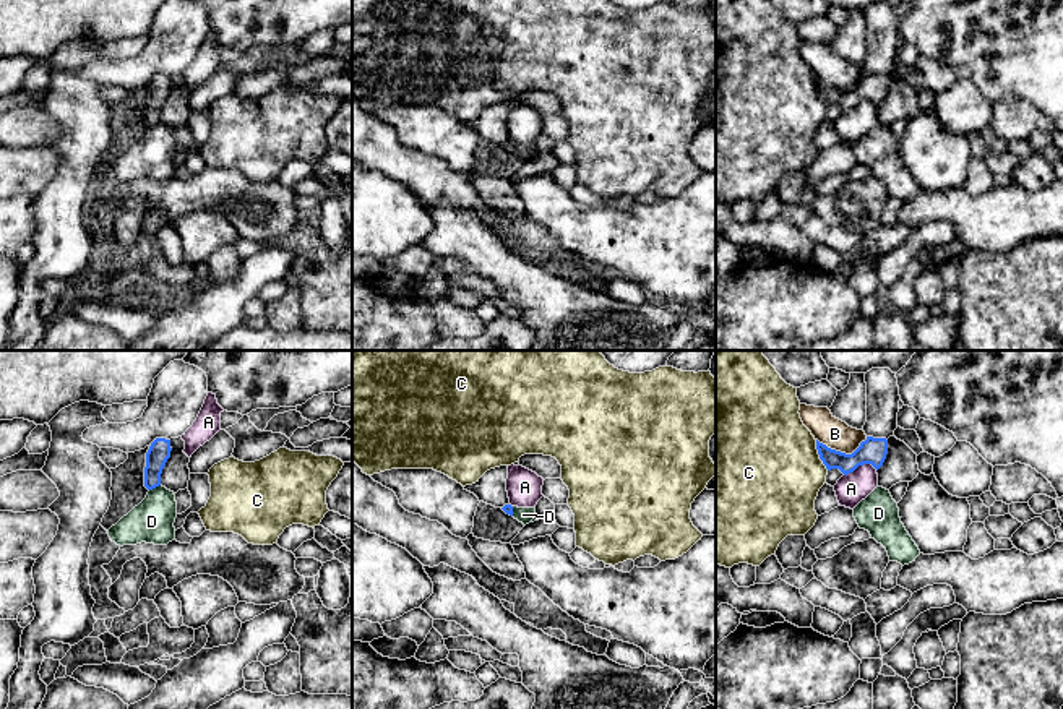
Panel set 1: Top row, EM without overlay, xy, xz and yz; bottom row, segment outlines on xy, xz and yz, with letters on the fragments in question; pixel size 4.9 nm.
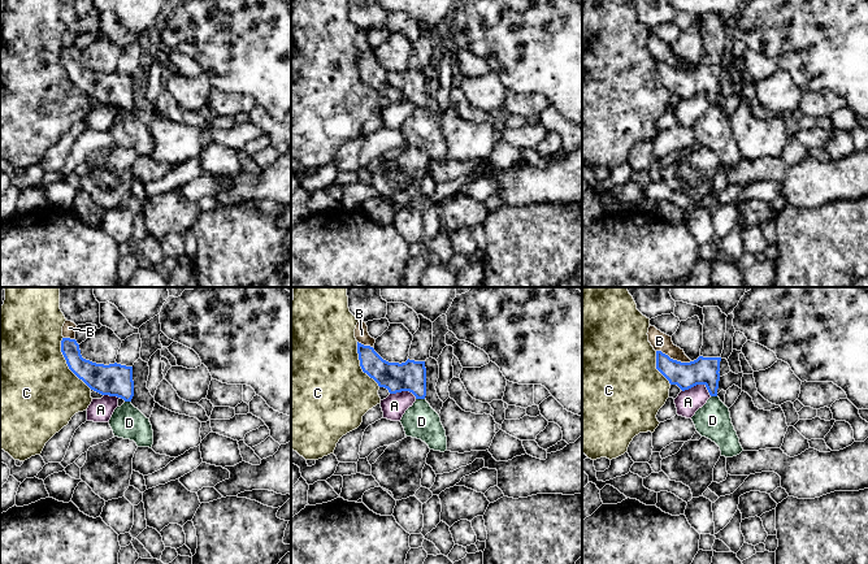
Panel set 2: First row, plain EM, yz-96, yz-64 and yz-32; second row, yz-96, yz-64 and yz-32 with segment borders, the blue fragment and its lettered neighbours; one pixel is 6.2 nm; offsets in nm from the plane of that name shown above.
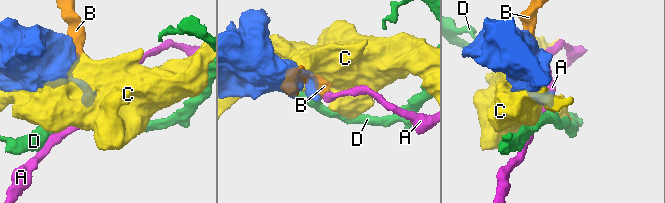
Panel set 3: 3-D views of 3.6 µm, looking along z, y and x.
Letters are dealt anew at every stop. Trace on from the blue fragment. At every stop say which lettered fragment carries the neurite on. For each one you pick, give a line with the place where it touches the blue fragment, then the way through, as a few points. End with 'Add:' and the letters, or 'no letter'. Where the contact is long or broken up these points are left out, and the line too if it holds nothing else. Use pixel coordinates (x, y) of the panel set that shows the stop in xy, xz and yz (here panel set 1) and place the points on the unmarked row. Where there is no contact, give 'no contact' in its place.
Add: no letter

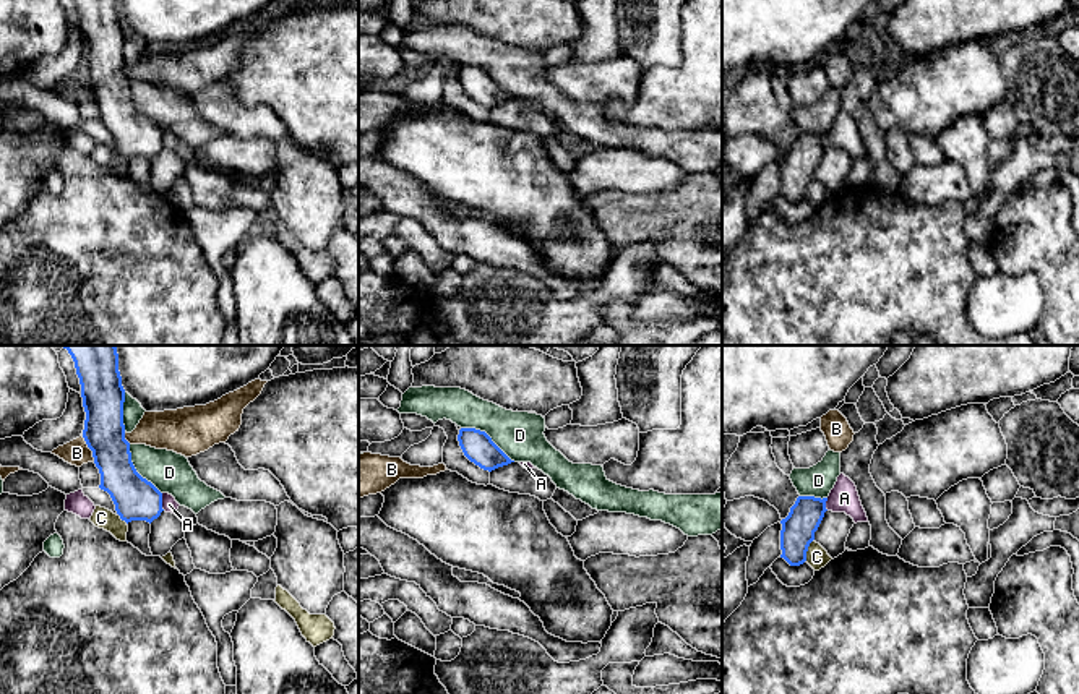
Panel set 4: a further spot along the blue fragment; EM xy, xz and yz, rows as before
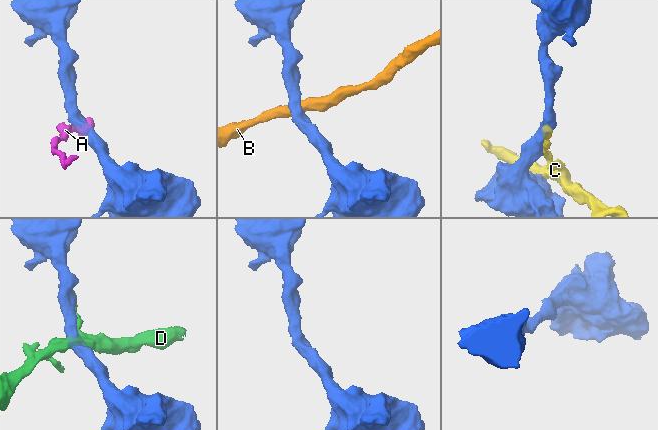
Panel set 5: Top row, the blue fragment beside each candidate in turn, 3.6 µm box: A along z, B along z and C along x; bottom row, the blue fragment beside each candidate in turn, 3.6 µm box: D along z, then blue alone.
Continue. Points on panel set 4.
A: contact xy (161, 138)
Add: A

